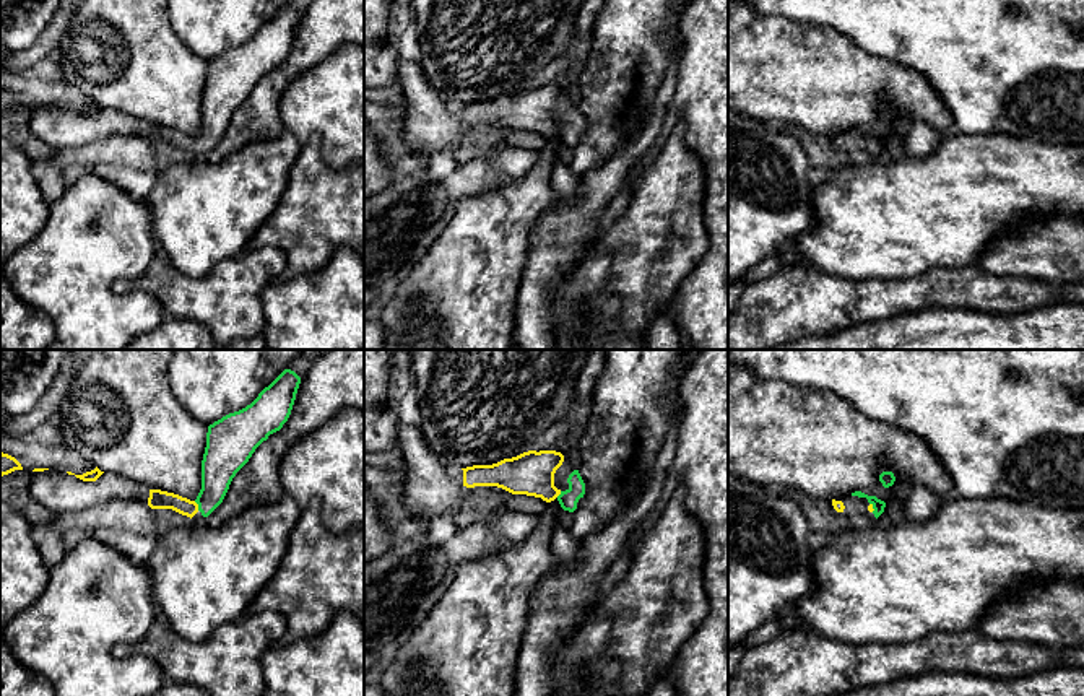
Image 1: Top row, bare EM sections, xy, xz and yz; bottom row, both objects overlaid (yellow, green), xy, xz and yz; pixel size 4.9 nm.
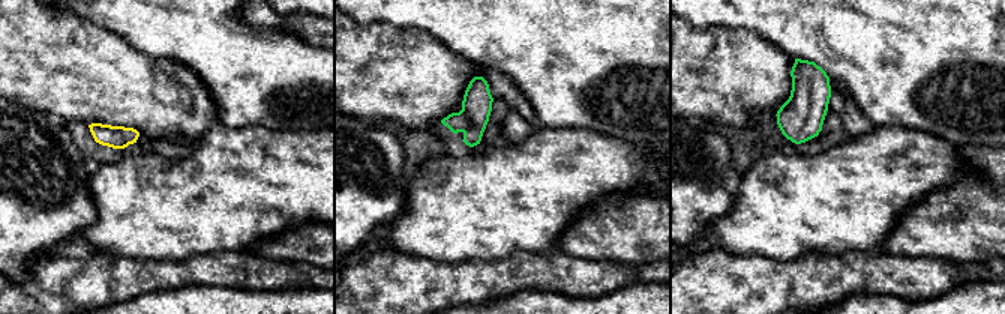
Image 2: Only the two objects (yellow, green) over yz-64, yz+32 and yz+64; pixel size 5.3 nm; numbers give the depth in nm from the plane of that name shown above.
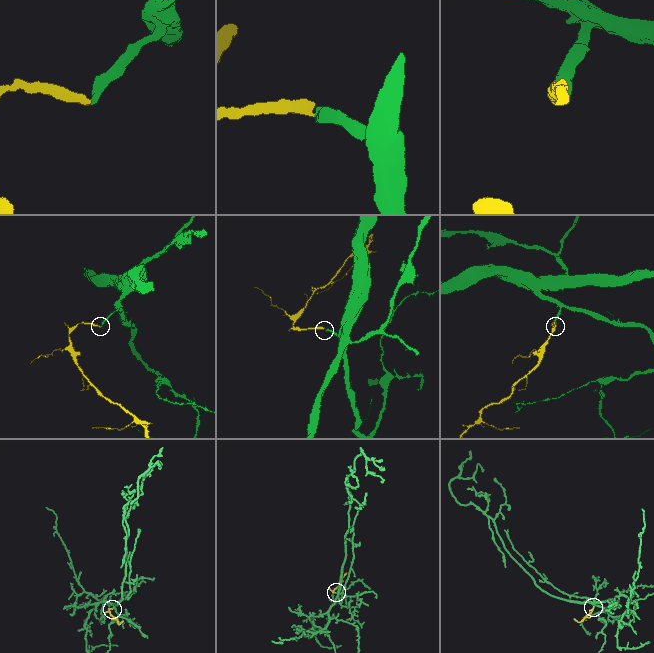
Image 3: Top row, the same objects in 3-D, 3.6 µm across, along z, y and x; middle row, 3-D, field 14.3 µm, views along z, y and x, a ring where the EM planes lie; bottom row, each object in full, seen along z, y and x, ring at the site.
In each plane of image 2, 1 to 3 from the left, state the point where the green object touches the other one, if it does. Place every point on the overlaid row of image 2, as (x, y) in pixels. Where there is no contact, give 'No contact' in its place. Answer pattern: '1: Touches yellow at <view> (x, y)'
1: No contact
2: No contact
3: No contact

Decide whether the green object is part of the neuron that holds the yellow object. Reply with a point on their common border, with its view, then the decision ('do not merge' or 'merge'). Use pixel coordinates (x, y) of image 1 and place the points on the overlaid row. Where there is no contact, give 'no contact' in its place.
xy (197, 506) | merge

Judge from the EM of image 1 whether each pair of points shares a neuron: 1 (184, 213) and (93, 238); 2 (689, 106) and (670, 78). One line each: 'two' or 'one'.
1: two
2: two

